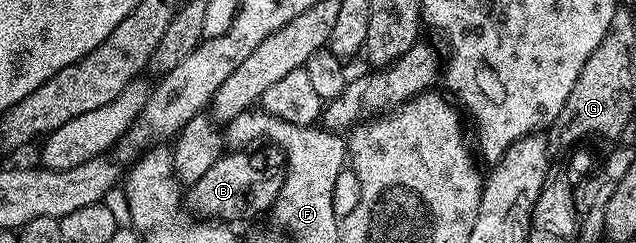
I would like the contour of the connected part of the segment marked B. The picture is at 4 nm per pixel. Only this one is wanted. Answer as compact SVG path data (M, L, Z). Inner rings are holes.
M265 145L255 150L235 149L222 155L199 181L188 184L183 203L194 216L206 221L245 219L248 215L261 215L264 211L266 214L279 197L284 180L285 154L280 147Z

